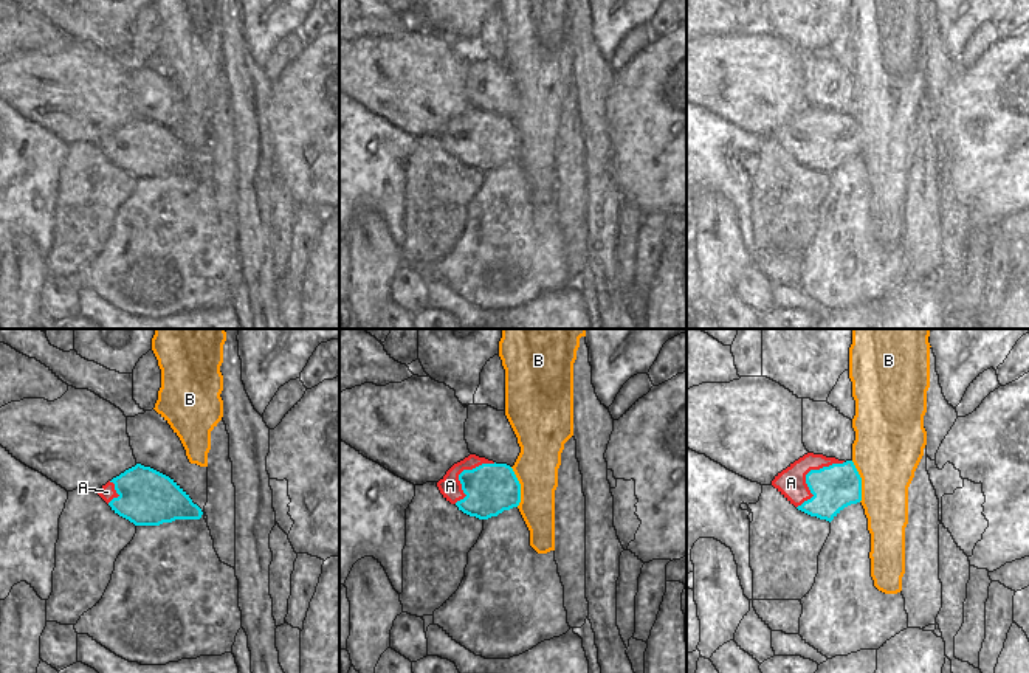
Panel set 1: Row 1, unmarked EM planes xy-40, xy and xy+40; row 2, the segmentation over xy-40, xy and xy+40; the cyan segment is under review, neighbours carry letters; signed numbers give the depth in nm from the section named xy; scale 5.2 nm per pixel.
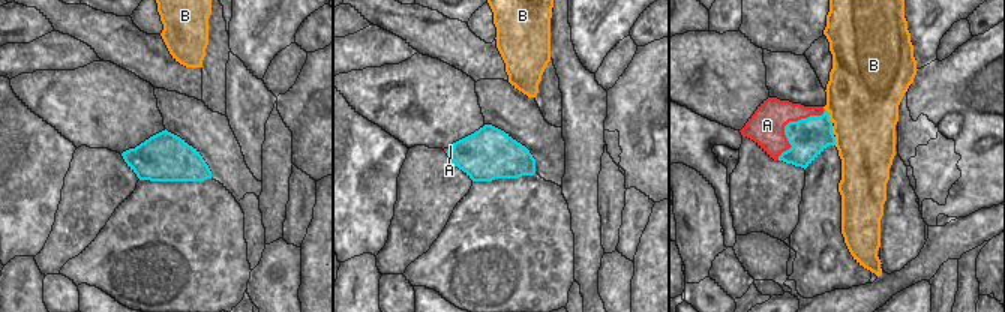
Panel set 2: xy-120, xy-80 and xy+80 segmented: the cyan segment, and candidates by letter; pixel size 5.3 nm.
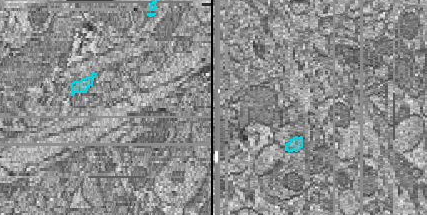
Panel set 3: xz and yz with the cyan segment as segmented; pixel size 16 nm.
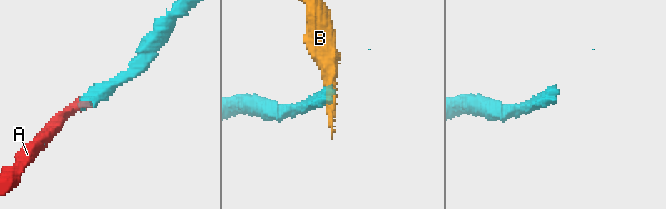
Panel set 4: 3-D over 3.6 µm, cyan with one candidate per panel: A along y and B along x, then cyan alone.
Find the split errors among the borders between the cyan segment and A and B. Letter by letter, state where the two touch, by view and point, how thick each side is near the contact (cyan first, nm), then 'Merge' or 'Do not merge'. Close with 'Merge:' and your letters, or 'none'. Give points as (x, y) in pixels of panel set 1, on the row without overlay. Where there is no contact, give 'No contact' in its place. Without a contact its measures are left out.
A: Touches cyan at xy+40 (806, 127). Thickness 240 nm (cyan) against 150 nm. Do not merge
B: Touches cyan at xy+40 (860, 134). Thickness 240 nm (cyan) against 360 nm. Do not merge
Merge: none

